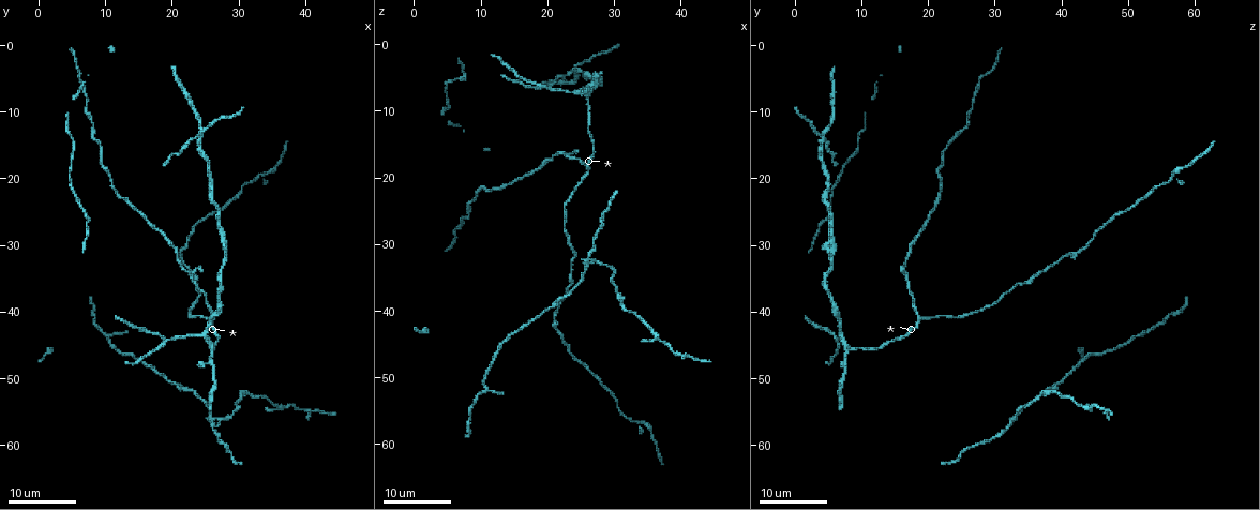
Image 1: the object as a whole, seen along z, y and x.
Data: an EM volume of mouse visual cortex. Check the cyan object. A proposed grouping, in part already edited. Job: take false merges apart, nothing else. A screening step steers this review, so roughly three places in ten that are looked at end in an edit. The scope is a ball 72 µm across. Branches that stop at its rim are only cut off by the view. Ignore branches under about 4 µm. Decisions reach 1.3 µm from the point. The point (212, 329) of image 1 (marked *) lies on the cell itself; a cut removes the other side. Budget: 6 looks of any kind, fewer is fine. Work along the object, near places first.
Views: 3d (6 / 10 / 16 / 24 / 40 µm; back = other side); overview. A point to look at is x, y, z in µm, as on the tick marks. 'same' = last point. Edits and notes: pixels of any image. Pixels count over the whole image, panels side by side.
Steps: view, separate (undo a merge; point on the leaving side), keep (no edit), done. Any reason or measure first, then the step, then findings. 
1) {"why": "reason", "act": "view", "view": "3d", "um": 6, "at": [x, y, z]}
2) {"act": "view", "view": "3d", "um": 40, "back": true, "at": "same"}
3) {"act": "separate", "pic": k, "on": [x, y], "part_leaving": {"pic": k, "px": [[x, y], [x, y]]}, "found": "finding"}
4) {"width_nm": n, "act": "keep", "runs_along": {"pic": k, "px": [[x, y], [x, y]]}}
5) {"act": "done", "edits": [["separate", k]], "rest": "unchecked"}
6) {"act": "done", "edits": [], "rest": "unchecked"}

{"act": "view", "view": "3d", "um": 16, "at": [26.0, 41.0, 19.0]}

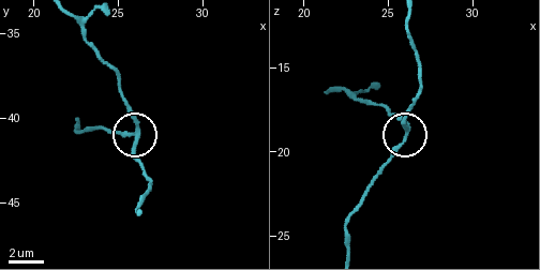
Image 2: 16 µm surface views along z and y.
{"why": "zoom in", "act": "view", "view": "3d", "um": 6, "at": [26.1, 41.0, 18.8]}

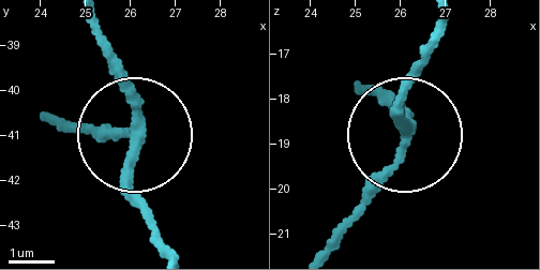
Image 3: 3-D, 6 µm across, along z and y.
{"act": "keep", "runs_along": {"pic": 3, "px": [[405, 76], [405, 130], [374, 87]]}, "found": "one cell here"}

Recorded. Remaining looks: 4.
{"why": "sudden change in width", "act": "view", "view": "3d", "um": 24, "at": [14.5, 24.0, 21.0]}

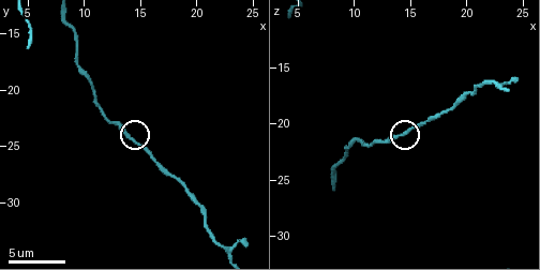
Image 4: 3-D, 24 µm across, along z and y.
{"why": "closer look", "act": "view", "view": "3d", "um": 10, "at": [14.0, 24.4, 21.2]}

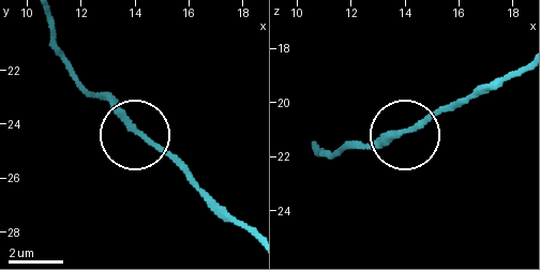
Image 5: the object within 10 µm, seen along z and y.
{"act": "keep", "runs_along": {"pic": 5, "px": [[248, 233], [77, 76]]}, "found": "all the same cell"}

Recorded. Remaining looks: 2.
{"why": "three-way junction", "act": "view", "view": "3d", "um": 16, "at": [18.5, 44.5, 6.0]}

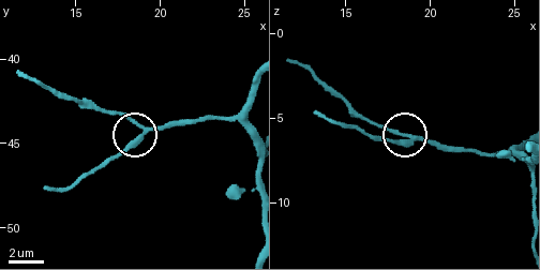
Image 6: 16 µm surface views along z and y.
{"act": "view", "view": "3d", "um": 6, "at": [18.9, 44.6, 6.3]}

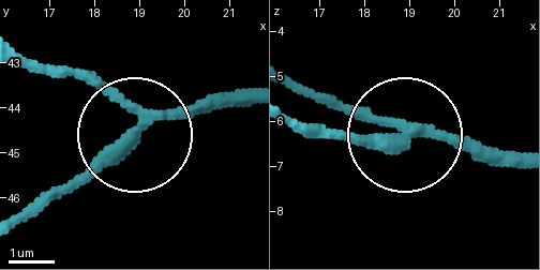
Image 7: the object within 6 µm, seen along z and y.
{"side_arm_um": 8, "act": "keep", "runs_along": {"pic": 7, "px": [[522, 162], [441, 139], [318, 139]]}, "found": "all the same cell"}

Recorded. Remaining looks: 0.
{"act": "done", "edits": [], "rest": "unchecked"}

